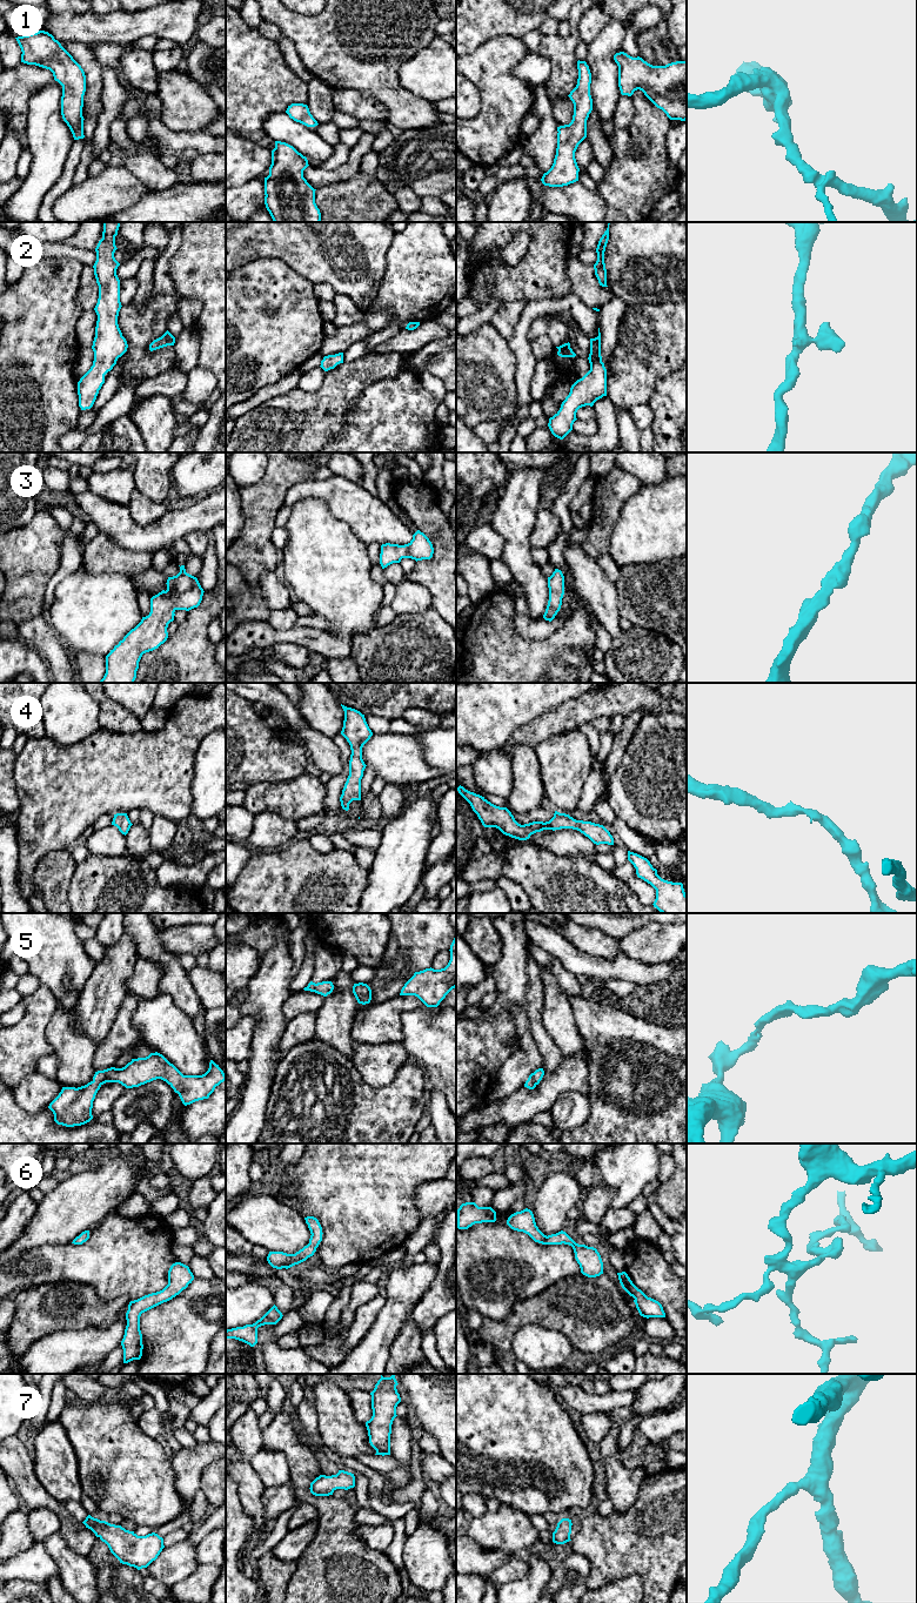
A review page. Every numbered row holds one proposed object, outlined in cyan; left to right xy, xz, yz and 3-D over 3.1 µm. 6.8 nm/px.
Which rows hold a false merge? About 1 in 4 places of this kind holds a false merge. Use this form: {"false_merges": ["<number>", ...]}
{"false_merges": []}

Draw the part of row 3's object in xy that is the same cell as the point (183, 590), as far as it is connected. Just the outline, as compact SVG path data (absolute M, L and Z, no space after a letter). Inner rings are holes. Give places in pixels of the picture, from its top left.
M185 565L176 576L168 577L166 584L166 591L150 598L149 615L142 617L106 656L106 673L99 683L134 683L142 655L167 640L167 628L174 621L174 612L200 605L205 591L198 578L186 572Z

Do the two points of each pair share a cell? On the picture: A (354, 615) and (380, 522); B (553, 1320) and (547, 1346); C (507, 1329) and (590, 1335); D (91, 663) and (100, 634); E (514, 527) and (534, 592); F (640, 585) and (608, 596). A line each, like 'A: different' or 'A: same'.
A: different
B: different
C: same
D: different
E: same
F: different

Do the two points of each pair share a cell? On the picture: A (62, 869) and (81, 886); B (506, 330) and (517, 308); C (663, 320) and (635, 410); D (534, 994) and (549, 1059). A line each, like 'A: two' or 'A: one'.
A: two
B: one
C: two
D: one

